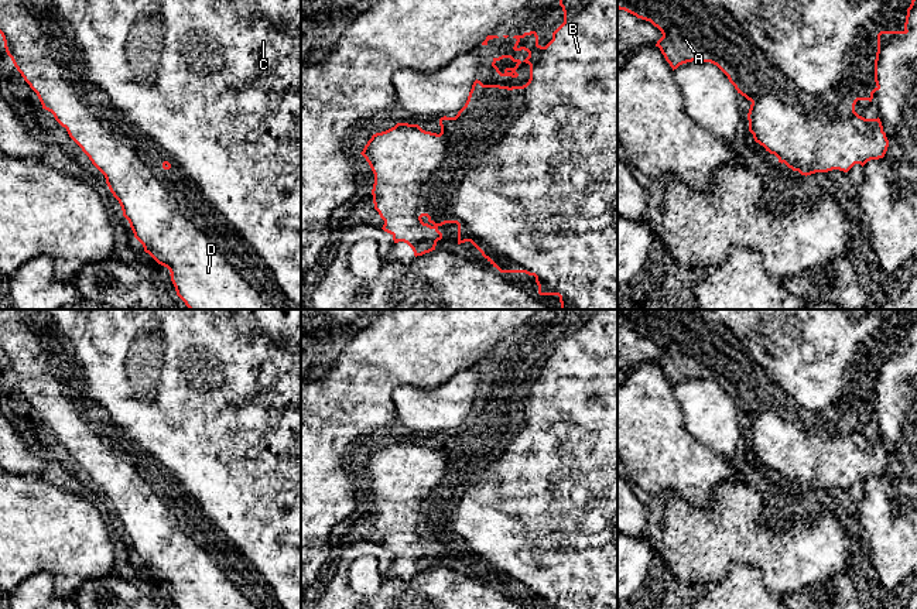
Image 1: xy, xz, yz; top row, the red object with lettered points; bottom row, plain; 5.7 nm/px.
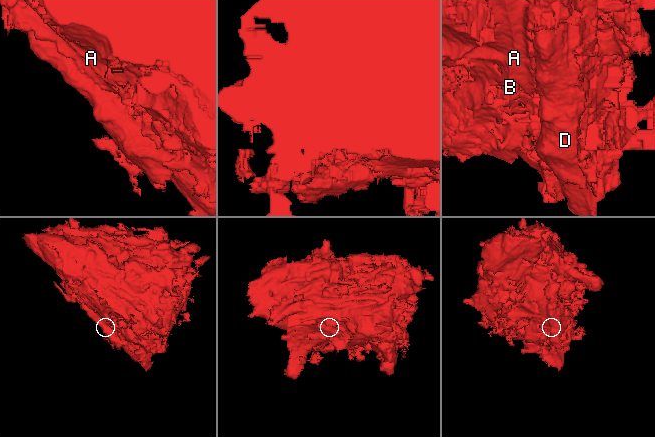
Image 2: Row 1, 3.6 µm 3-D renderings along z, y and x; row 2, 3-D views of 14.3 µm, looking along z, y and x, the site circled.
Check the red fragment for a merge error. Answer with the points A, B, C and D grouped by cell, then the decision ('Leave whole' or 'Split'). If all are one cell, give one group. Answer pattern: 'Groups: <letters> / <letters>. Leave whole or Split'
Groups: A B C / D. Split

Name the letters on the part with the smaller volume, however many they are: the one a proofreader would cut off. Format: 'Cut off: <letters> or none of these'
Cut off: D

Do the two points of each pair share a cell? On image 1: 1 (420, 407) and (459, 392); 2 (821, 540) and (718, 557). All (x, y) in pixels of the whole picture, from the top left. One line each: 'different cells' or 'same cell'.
1: same cell
2: same cell

